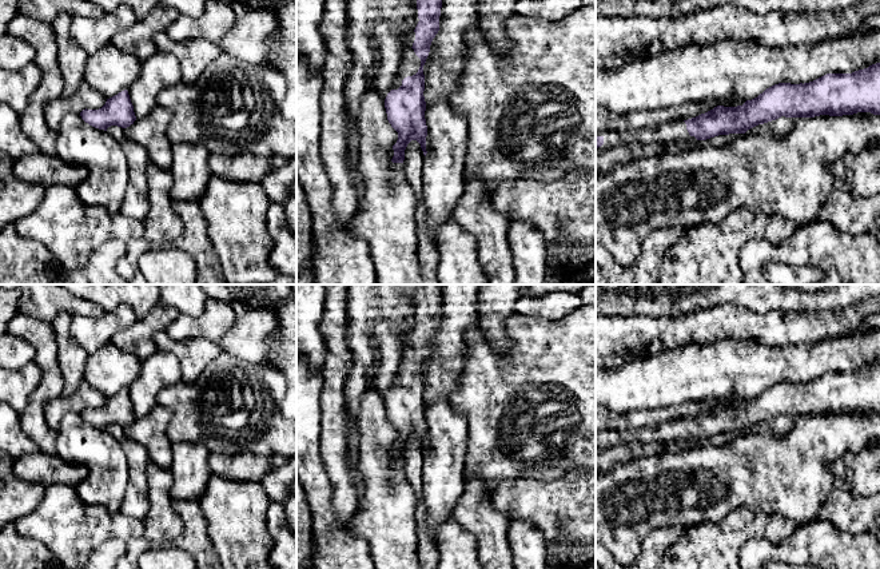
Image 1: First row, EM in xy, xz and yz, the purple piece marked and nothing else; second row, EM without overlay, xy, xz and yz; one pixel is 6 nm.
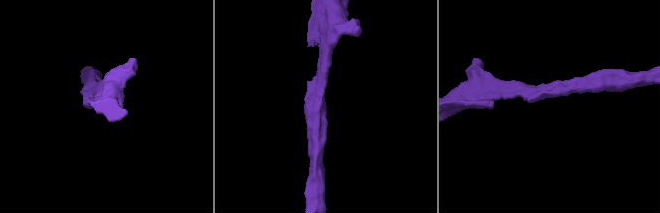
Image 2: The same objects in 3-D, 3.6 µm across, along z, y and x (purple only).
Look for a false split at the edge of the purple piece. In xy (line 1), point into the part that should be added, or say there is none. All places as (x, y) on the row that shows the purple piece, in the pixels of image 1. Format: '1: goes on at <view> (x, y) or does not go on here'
1: does not go on here

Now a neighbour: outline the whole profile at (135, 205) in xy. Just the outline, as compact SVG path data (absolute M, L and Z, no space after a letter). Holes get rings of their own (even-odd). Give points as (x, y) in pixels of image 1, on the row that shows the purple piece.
M111 126L107 131L119 142L128 162L128 188L120 212L143 222L150 210L147 191L147 167L150 159L146 150L124 134L124 128Z

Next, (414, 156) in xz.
M411 140L405 150L403 170L407 182L417 195L417 262L421 268L422 284L439 284L438 243L429 235L427 208L422 195L422 164L423 151L417 140Z

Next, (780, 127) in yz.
M781 116L776 120L758 124L746 131L746 134L765 134L776 138L785 138L796 126L800 118L785 118Z

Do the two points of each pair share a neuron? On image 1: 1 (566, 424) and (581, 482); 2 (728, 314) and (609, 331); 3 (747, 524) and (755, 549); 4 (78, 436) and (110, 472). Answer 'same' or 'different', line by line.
1: different
2: same
3: different
4: same

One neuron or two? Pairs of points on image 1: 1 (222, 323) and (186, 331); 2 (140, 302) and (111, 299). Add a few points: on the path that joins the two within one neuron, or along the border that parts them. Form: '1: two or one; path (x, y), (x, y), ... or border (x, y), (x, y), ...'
1: one; path (212, 325), (195, 327)
2: one; path (134, 298), (118, 298)

